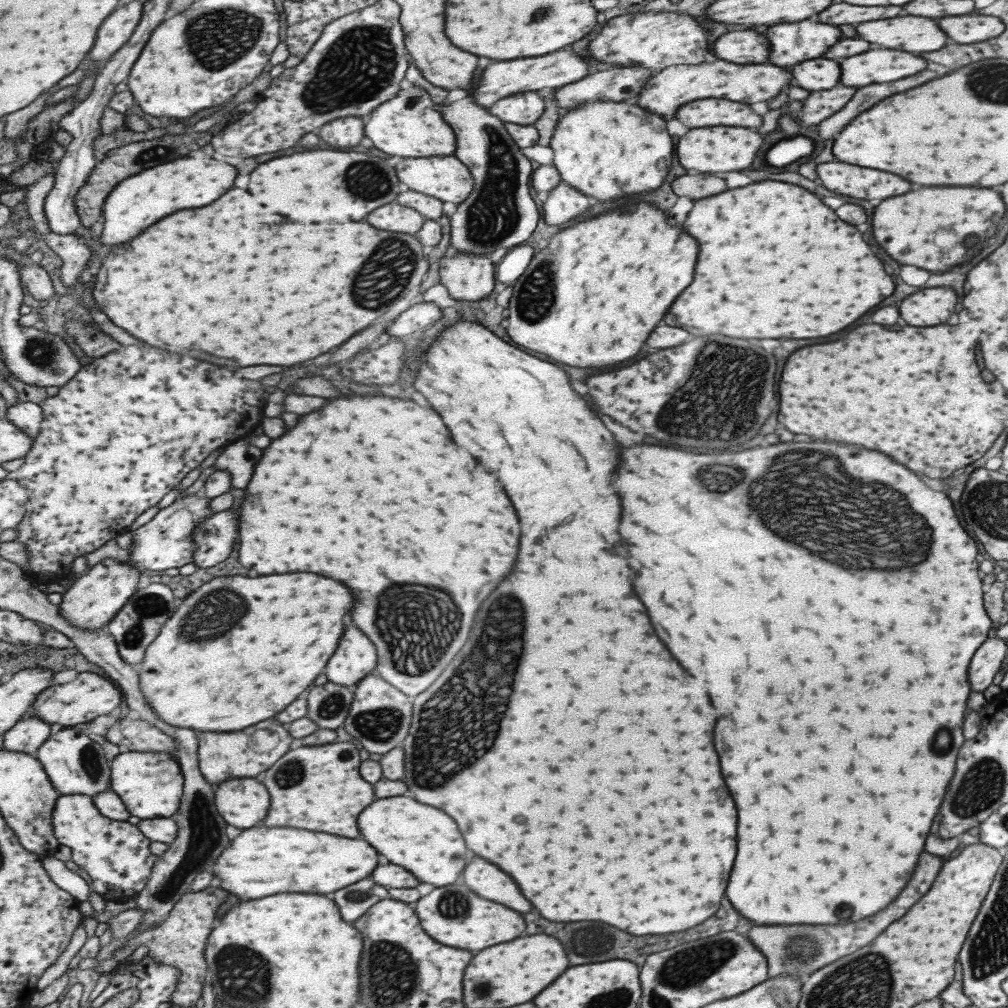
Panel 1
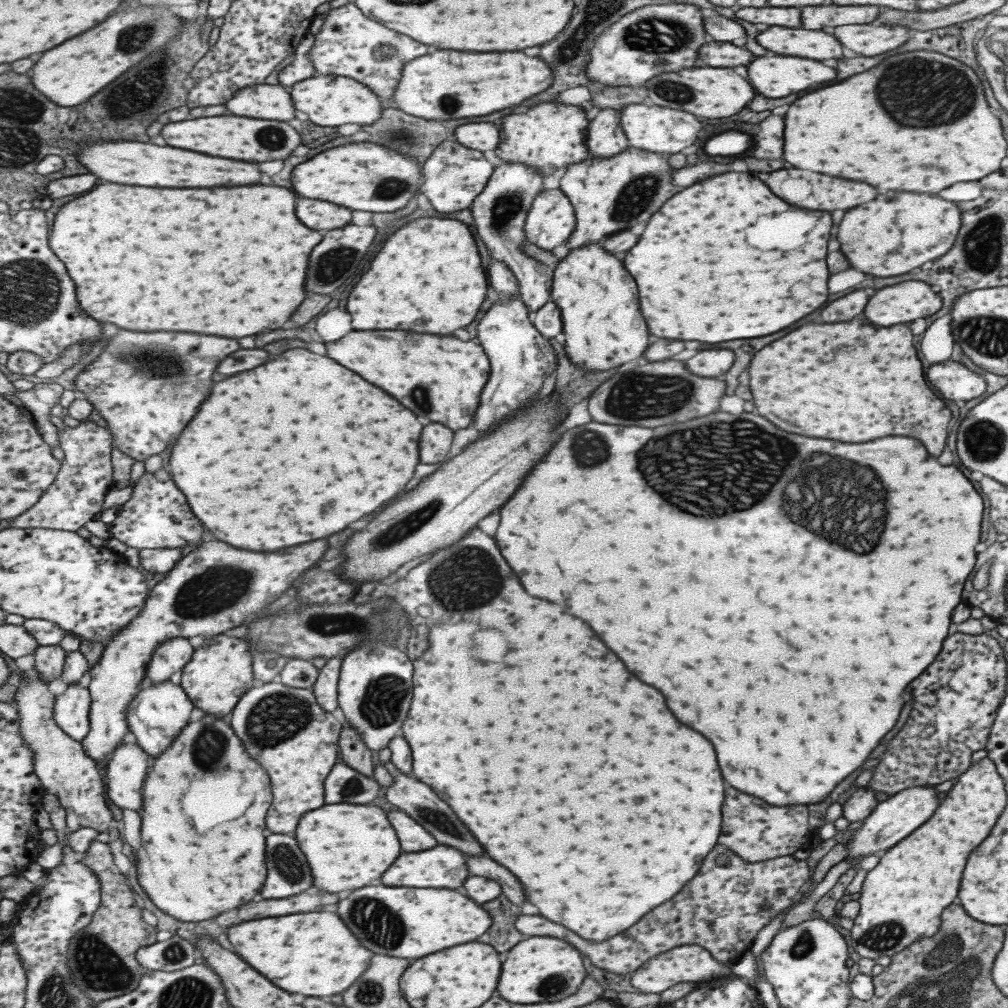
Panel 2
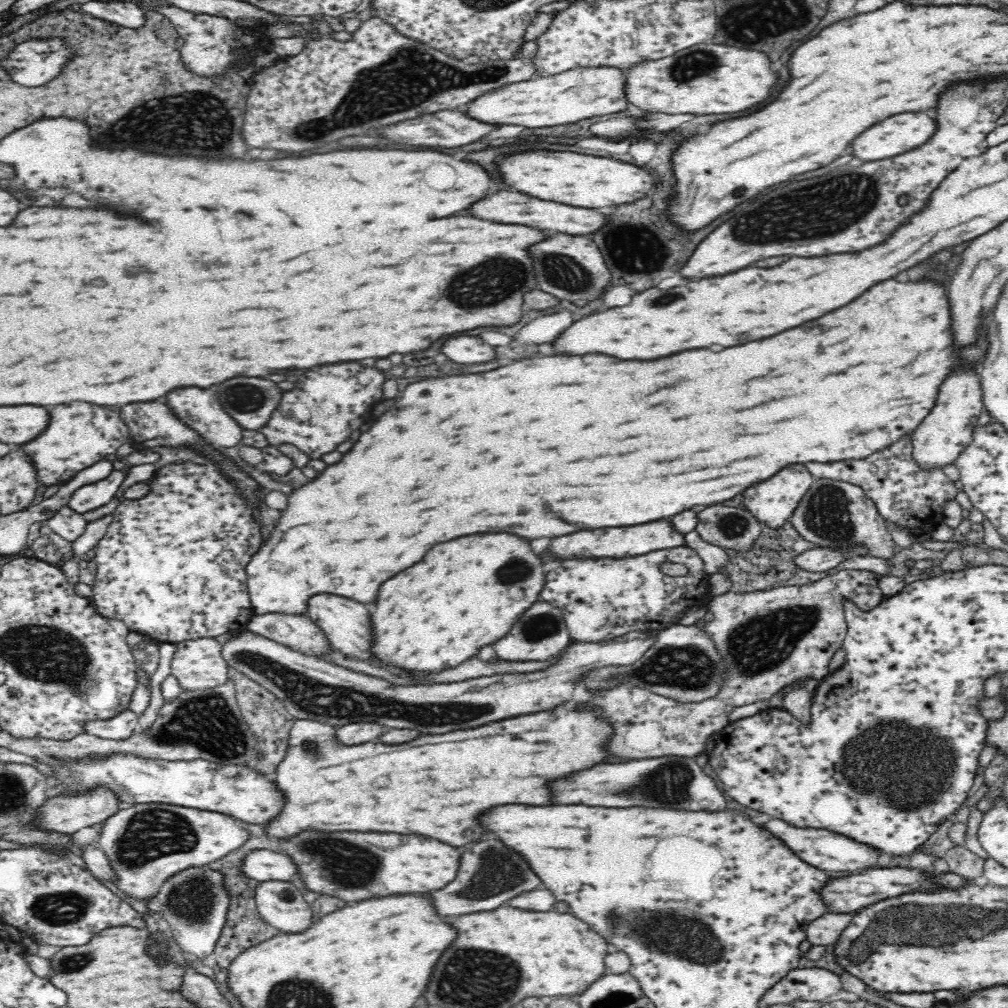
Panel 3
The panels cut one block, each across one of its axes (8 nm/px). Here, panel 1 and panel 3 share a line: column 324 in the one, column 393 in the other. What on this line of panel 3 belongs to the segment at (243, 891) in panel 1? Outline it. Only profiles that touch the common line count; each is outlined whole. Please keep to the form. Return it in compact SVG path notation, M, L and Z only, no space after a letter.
M306 828L290 838L276 838L276 844L276 852L290 858L294 878L300 878L306 890L334 896L342 902L444 888L456 878L460 858L460 852L434 838L392 832L324 832Z

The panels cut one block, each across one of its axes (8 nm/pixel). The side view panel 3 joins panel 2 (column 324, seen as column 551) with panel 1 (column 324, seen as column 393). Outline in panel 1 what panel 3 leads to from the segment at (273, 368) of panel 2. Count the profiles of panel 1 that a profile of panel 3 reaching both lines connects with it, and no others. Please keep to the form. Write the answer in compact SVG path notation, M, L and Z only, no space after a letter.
M351 396L331 400L319 412L303 416L297 428L289 430L283 438L275 440L265 450L265 456L259 462L255 476L247 488L247 500L243 502L241 516L241 562L265 576L315 572L351 588L355 596L355 604L351 610L353 624L365 630L365 634L369 634L369 638L373 638L379 648L379 666L375 672L379 672L381 678L409 696L419 696L421 692L431 688L467 644L467 638L471 636L475 626L475 616L481 610L483 602L515 570L521 544L521 520L505 488L493 474L485 470L481 462L477 462L477 458L461 456L461 448L455 444L453 434L443 418L435 410L425 410L417 402L385 396Z

